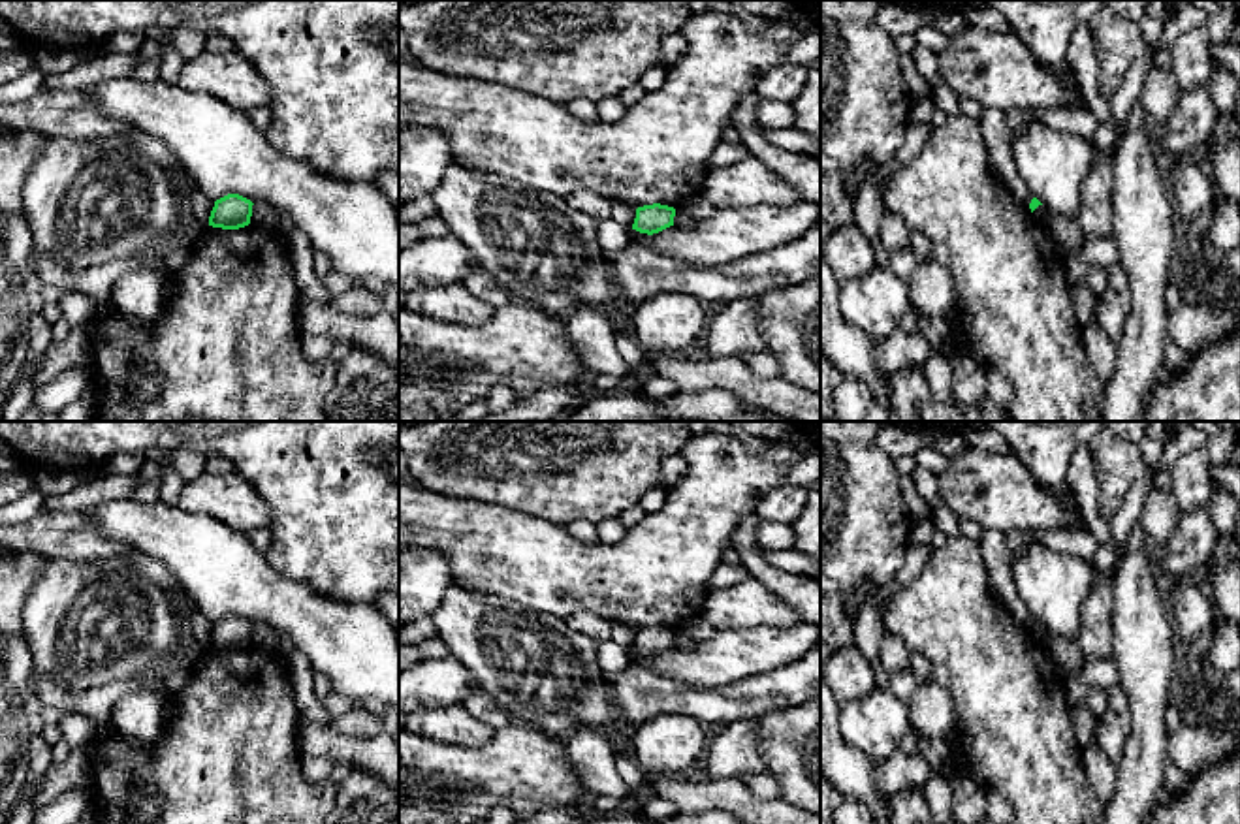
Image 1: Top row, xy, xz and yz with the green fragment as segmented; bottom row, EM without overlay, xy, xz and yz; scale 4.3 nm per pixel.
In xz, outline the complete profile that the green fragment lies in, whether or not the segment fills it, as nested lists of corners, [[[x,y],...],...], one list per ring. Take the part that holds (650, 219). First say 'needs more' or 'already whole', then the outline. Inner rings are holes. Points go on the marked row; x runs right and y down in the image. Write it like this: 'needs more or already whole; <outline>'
already whole; [[[660,203],[644,205],[636,209],[632,230],[640,233],[659,233],[674,226],[676,209]]]

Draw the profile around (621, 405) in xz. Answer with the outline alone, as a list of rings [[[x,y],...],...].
[[[619,389],[585,403],[574,412],[566,412],[555,421],[672,421],[651,399]]]

